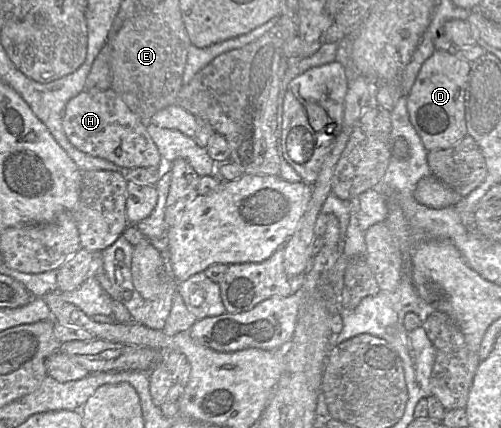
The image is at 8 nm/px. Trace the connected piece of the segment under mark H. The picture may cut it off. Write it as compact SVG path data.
M111 89L98 92L83 90L70 99L63 113L62 127L76 149L110 161L122 169L166 165L146 130L145 122Z

